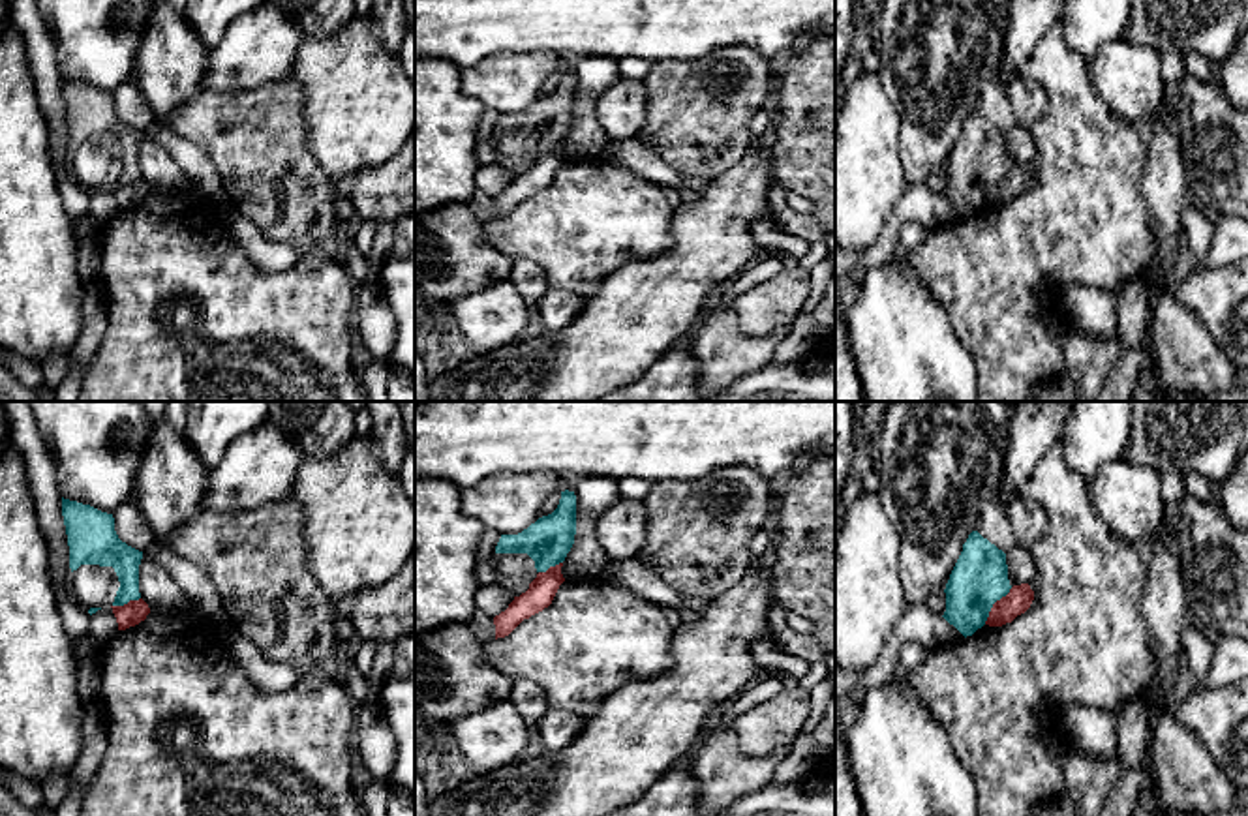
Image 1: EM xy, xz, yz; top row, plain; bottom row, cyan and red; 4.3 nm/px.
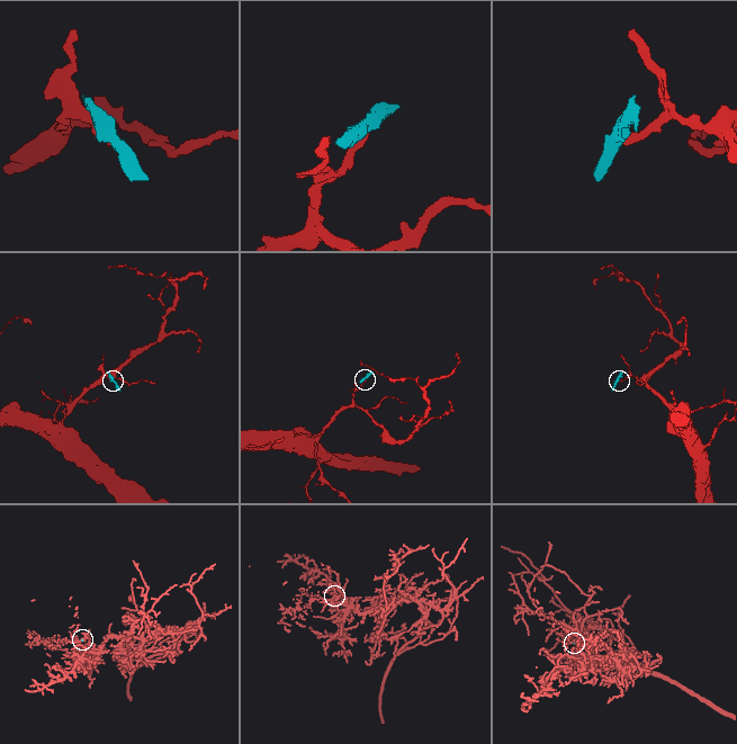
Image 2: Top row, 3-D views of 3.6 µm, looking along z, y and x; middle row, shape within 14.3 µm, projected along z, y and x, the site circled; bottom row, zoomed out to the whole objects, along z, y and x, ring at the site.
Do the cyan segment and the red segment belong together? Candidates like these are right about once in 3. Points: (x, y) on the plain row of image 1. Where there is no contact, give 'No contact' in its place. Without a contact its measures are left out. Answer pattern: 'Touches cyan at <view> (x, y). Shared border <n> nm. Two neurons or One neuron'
Touches cyan at yz (993, 182). Shared border 200 nm. Two neurons

